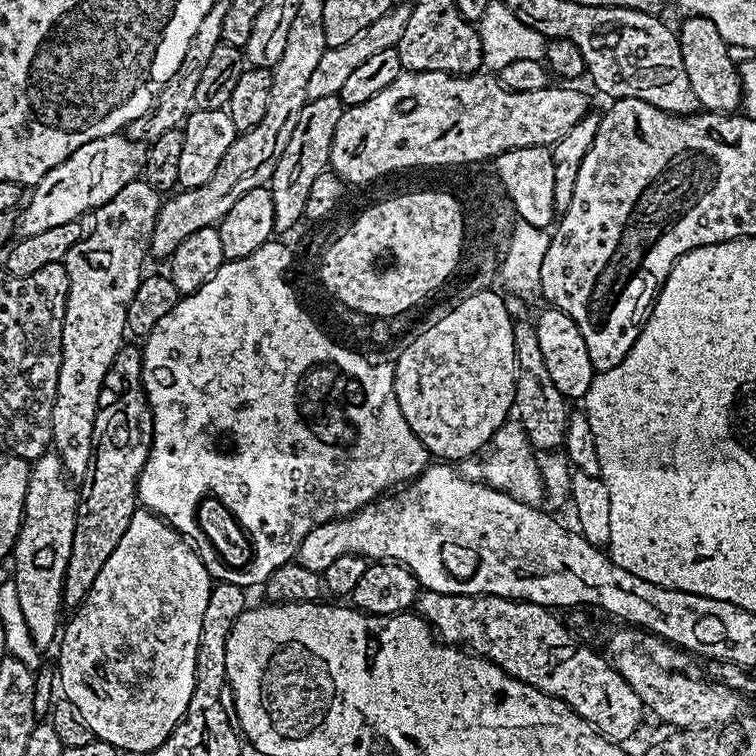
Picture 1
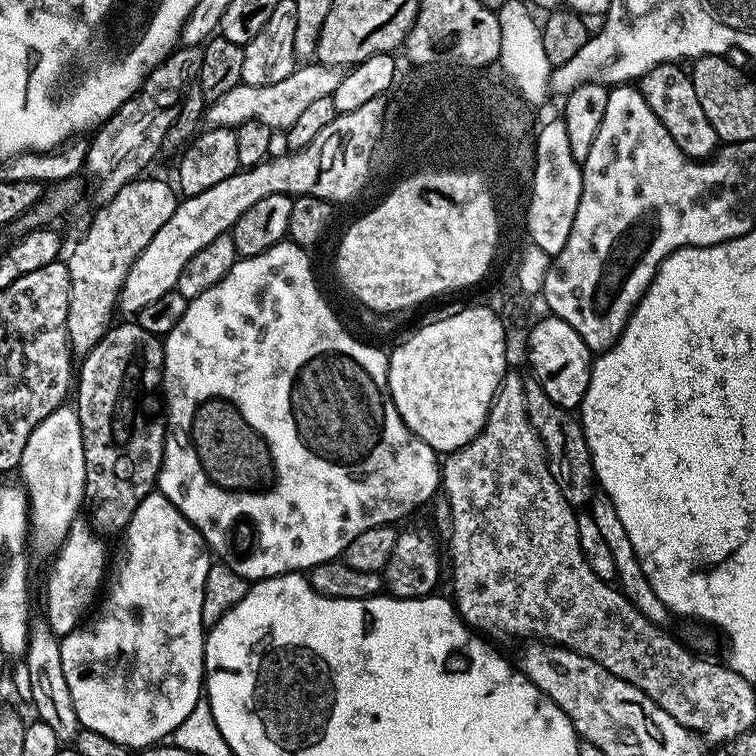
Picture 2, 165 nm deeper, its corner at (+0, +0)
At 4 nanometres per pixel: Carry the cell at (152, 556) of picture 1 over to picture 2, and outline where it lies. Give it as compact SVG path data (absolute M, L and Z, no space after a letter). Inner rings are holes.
M154 490L142 502L138 502L138 510L134 510L134 518L130 518L128 527L124 529L124 553L120 556L120 565L116 568L116 577L109 579L106 591L103 593L104 605L100 608L100 617L92 620L88 625L78 626L73 632L60 640L60 653L62 654L62 674L66 674L66 686L70 686L70 698L80 719L80 728L89 728L114 742L118 742L125 750L137 748L143 750L159 745L163 738L171 737L172 731L194 710L196 704L201 703L202 689L206 684L204 675L204 638L206 625L202 622L202 598L204 597L204 583L210 567L210 549L204 542L200 531L189 520L184 519L183 514L165 498L159 490Z

